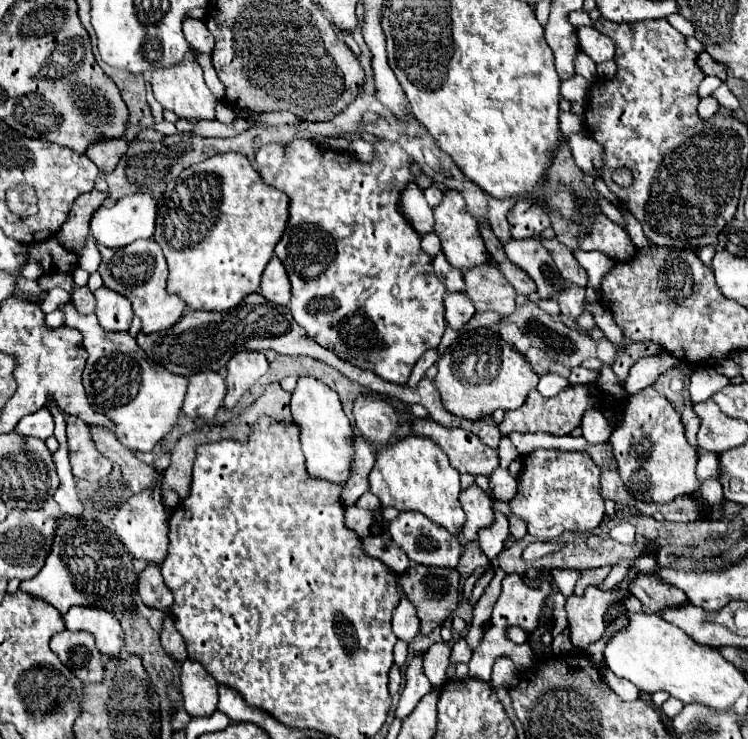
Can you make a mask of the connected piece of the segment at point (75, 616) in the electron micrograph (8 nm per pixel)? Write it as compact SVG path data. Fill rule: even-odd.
M70 607L66 615L62 615L66 629L88 629L96 637L98 651L108 659L118 659L124 645L124 631L114 617L104 609L96 607Z

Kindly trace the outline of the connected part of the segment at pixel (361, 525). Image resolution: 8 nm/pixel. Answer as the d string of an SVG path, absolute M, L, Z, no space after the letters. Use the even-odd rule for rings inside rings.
M350 507L350 509L346 509L344 523L348 529L358 533L358 537L366 537L366 535L370 535L370 527L372 527L372 511Z

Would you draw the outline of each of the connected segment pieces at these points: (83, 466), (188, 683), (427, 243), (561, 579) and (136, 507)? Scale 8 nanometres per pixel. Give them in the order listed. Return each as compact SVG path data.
M66 415L66 437L74 477L84 481L100 481L112 471L114 463L96 449L90 429L84 425L84 421Z
M192 659L182 663L180 691L184 707L192 717L210 717L218 705L218 683L206 673L206 669Z
M430 232L428 235L422 235L422 249L428 251L432 257L440 251L440 239L436 237L434 232Z
M556 571L552 573L552 579L556 579L558 589L568 597L570 593L574 593L574 587L578 583L578 579L582 577L580 571Z
M148 489L144 493L132 495L114 517L114 533L128 547L134 559L162 563L168 549L168 519L164 513L164 505L156 489Z

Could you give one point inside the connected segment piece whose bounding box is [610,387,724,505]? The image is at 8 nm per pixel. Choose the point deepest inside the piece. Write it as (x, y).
(656, 463)

